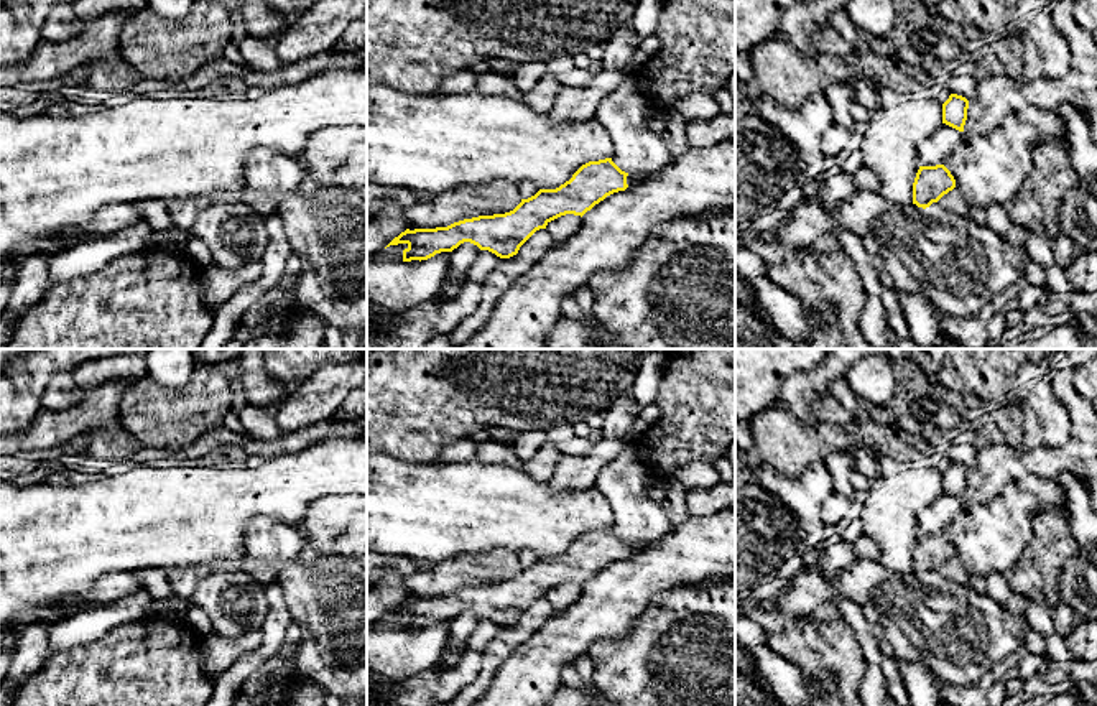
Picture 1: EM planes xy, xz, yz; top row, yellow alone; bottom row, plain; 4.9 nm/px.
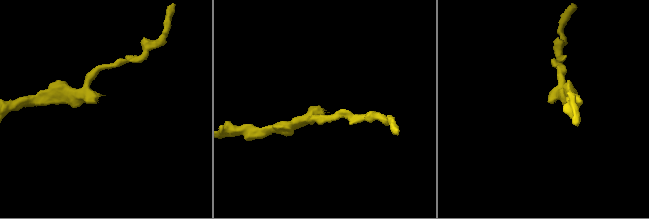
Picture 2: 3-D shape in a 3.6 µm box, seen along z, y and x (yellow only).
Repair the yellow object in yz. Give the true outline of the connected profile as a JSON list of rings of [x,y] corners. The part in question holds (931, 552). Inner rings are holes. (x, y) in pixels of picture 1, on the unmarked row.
[[[944,533],[919,535],[913,551],[913,573],[929,576],[956,556],[956,548]]]

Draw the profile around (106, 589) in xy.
[[[137,569],[104,574],[95,586],[82,596],[79,604],[53,604],[26,609],[13,620],[12,627],[3,630],[3,634],[16,634],[20,627],[38,620],[56,624],[86,604],[110,604],[123,596],[130,596],[140,591],[135,573]]]

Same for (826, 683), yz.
[[[826,673],[816,678],[814,686],[817,688],[819,694],[826,696],[835,691],[839,683],[839,676],[835,673]]]

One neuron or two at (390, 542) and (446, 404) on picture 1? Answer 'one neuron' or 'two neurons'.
two neurons

